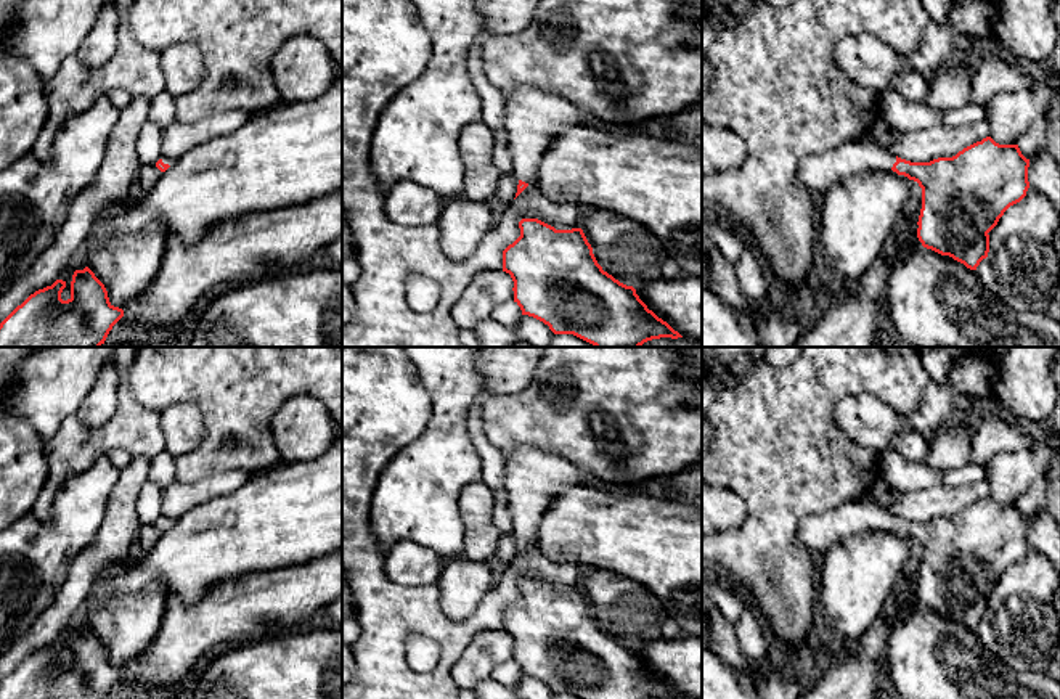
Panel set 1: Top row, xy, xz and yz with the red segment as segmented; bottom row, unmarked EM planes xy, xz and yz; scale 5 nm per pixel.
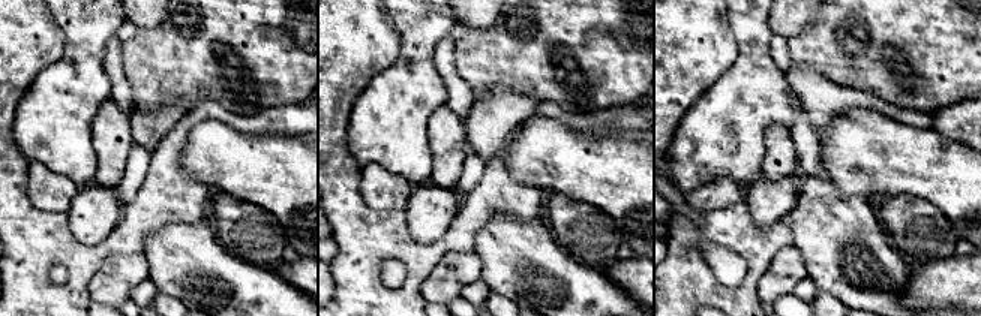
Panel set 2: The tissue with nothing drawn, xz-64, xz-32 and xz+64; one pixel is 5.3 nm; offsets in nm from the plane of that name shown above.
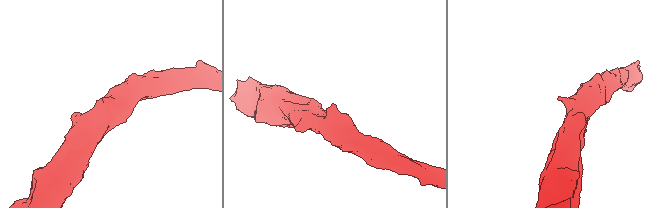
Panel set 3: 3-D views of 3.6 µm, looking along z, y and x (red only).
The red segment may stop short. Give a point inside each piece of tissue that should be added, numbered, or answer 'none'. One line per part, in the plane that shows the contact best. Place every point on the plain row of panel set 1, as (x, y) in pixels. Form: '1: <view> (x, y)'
1: yz (818, 532)

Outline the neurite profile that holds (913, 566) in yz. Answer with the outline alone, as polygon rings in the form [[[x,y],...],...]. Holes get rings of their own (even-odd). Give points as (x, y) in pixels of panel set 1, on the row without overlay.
[[[911,540],[911,551],[909,551],[909,558],[904,562],[904,569],[903,569],[903,575],[899,582],[919,582],[919,575],[920,575],[920,569],[922,569],[922,548],[919,546],[917,542]]]

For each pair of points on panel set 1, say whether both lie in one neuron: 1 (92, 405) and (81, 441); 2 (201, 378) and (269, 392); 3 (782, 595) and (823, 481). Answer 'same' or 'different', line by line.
1: different
2: same
3: same

